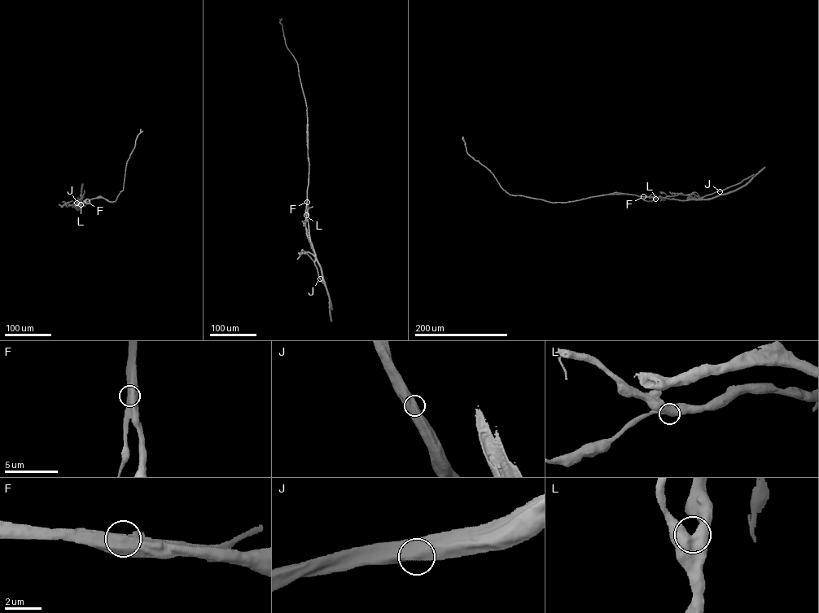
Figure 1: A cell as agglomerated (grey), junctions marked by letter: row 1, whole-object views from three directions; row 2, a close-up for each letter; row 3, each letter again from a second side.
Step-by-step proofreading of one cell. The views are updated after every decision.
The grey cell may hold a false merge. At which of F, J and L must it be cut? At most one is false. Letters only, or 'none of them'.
F

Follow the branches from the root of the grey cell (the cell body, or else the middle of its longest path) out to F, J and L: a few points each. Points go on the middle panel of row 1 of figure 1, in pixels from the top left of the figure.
F: (319, 264), (310, 241), (307, 202)
J: (319, 264), (312, 247), (320, 278)
L: (319, 264), (308, 238), (306, 215)

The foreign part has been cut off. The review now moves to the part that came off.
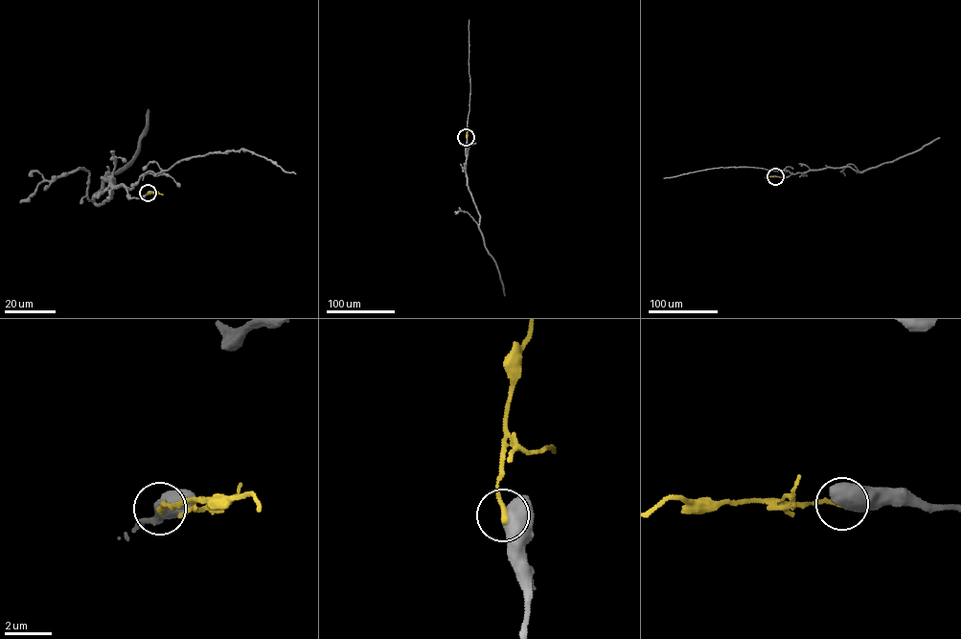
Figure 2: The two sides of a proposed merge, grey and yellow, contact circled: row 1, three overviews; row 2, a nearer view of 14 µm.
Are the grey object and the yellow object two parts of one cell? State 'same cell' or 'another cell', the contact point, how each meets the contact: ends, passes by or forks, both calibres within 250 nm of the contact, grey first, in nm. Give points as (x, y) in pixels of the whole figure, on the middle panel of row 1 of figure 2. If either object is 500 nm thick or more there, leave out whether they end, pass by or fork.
another cell; at (466, 137); 700 nm thick on the grey side, 220 nm on the other

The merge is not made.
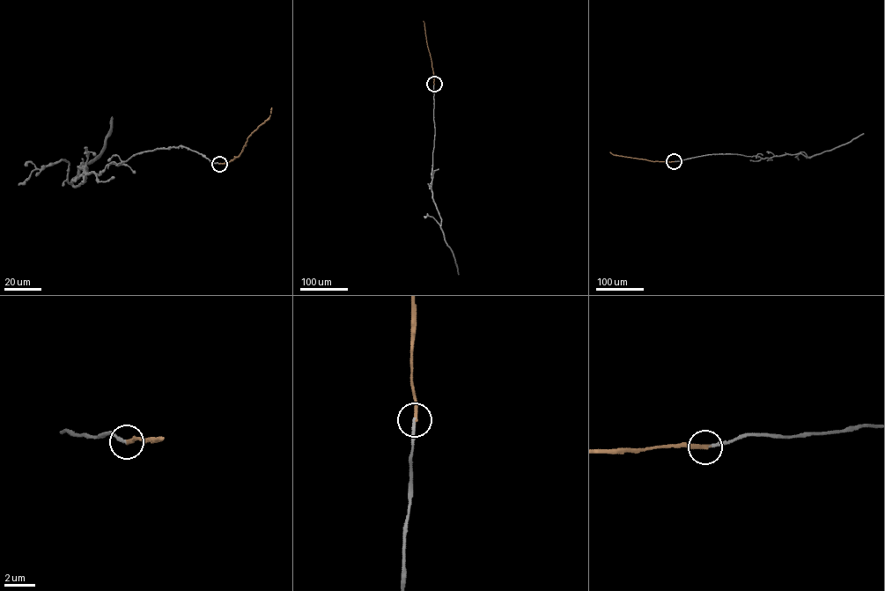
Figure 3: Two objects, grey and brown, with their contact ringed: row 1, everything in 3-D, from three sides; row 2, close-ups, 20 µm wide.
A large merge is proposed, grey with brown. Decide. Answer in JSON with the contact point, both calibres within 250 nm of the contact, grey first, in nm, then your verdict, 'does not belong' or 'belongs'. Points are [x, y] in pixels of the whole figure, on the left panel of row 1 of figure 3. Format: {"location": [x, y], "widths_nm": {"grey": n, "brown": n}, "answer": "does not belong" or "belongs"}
{"location": [219, 164], "widths_nm": {"grey": 190, "brown": 280}, "answer": "belongs"}

